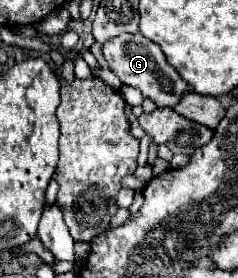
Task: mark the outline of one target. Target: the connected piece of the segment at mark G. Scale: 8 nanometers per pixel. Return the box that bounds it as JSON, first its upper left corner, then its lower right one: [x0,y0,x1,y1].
[103,32,193,108]

